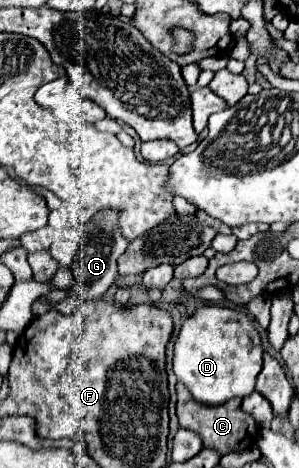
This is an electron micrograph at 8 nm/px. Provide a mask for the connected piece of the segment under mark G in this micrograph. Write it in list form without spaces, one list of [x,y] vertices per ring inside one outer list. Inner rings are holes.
[[[99,210],[89,222],[91,224],[87,226],[87,232],[83,236],[81,250],[71,264],[75,284],[67,288],[67,298],[53,304],[53,308],[51,308],[51,310],[65,314],[65,316],[73,314],[87,300],[99,300],[111,288],[111,284],[117,278],[117,258],[127,250],[127,244],[129,244],[127,238],[121,234],[117,210]]]

